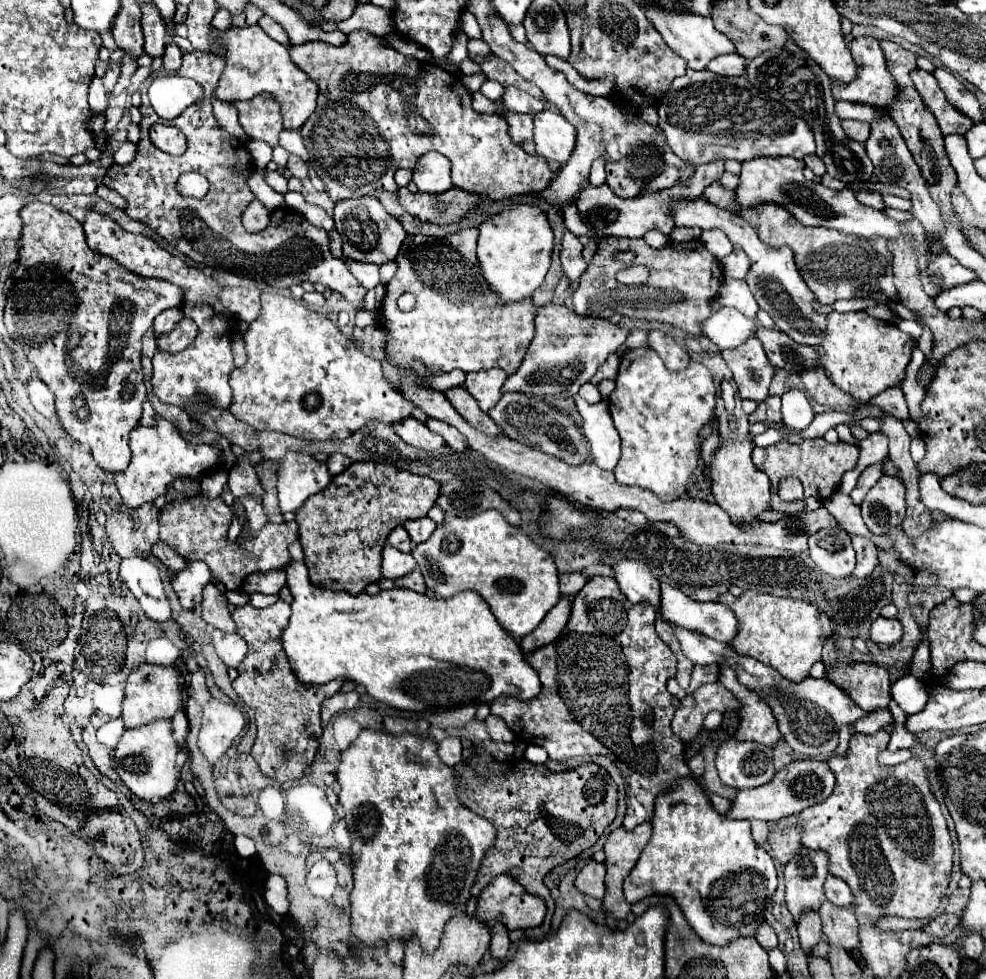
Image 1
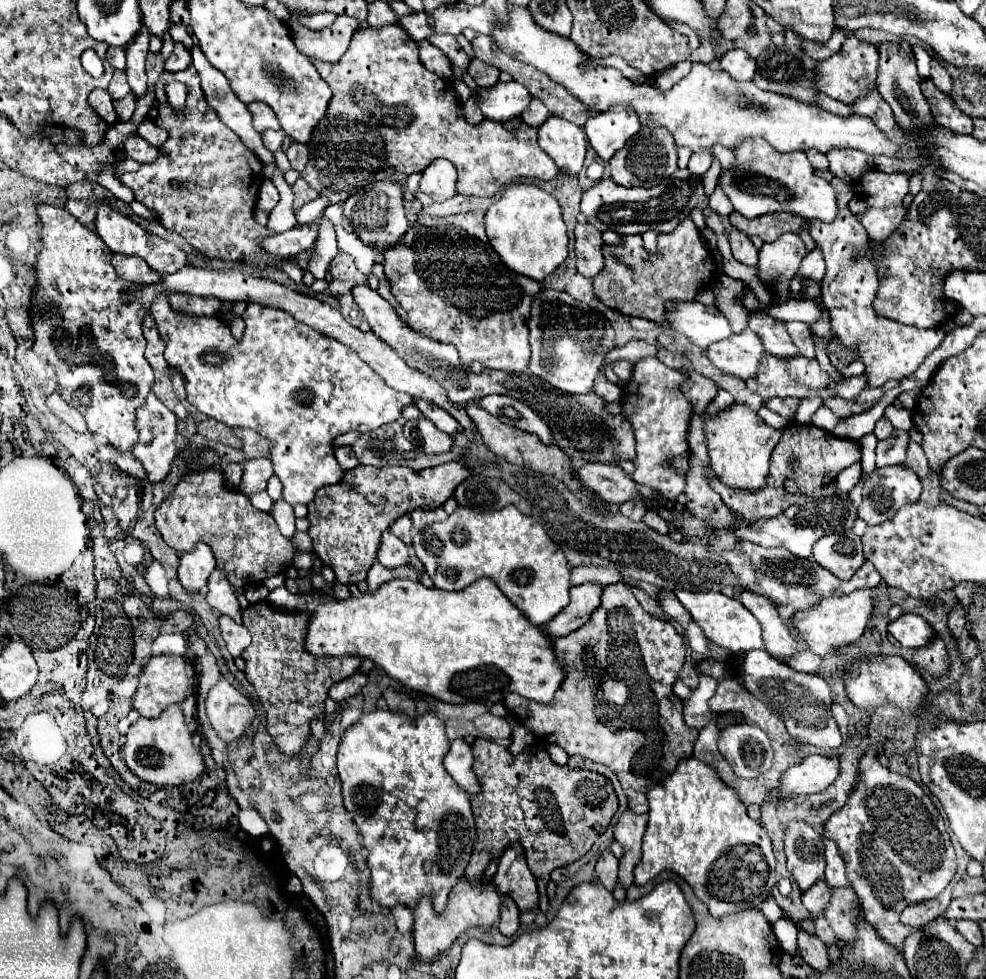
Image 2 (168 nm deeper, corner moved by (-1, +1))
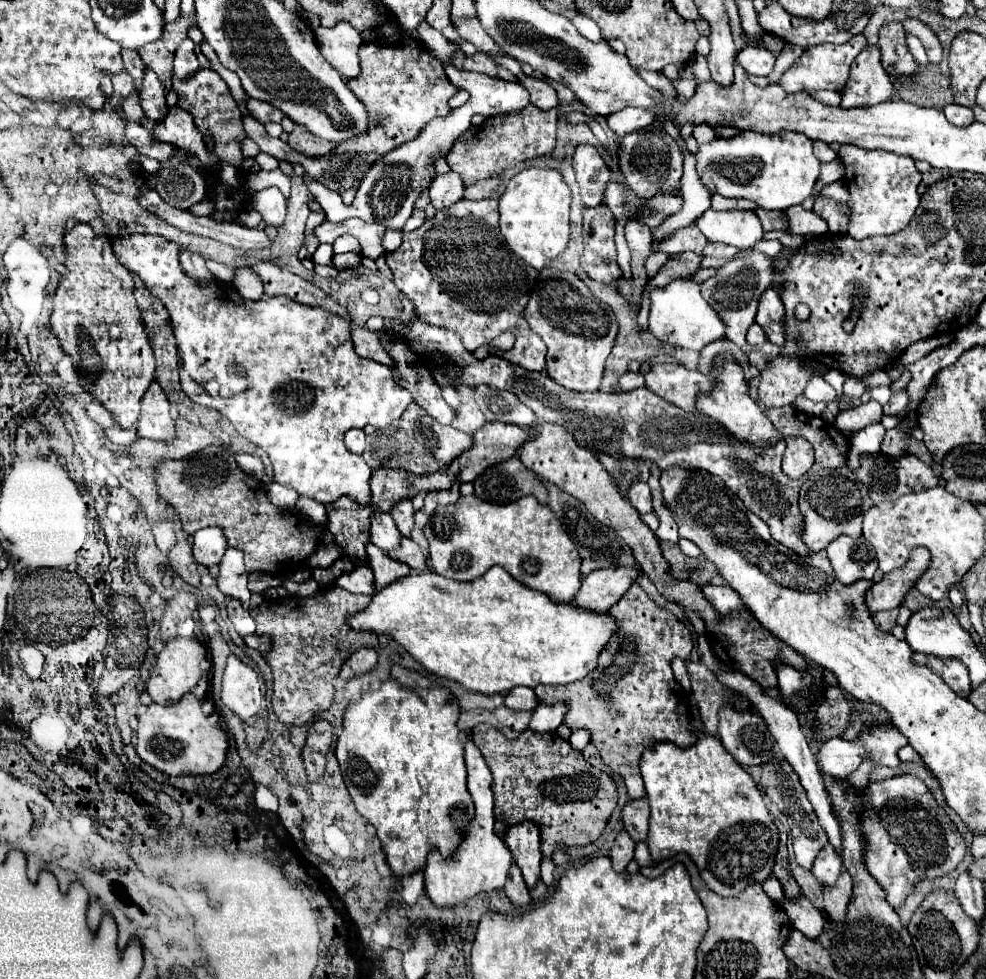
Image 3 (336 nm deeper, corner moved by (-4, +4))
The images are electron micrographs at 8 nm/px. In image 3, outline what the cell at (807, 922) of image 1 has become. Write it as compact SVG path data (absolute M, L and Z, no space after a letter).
M827 844L815 858L813 862L813 874L815 878L823 884L823 886L833 886L833 882L837 880L837 876L841 874L841 868L843 868L843 860L841 860L841 854L831 846Z

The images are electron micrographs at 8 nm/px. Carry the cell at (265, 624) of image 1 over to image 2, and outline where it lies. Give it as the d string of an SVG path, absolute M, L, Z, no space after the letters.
M260 601L244 609L242 625L252 633L252 643L242 653L246 663L244 673L266 711L266 731L282 755L296 757L312 737L310 723L324 717L328 689L334 683L354 675L362 661L360 657L346 657L342 661L334 661L332 657L310 657L302 649L302 639L306 635L306 613L284 611L268 601Z

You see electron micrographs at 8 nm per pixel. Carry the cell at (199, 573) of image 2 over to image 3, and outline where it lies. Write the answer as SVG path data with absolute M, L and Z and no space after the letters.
M207 526L193 534L193 556L203 566L219 564L227 550L227 538L221 526Z

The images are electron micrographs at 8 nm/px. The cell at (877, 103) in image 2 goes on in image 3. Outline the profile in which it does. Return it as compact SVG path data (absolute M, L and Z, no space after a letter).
M867 46L851 64L849 80L841 92L841 106L873 106L895 98L893 84L881 66L877 46Z

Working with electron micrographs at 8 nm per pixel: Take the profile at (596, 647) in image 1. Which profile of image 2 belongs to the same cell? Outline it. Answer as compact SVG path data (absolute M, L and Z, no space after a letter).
M612 583L604 587L602 603L592 617L574 633L554 639L552 651L556 661L564 667L564 681L554 693L550 705L538 705L524 697L504 697L504 707L520 725L530 729L536 739L556 743L568 753L568 757L580 755L610 767L622 783L628 797L628 809L636 815L648 813L646 793L660 785L682 759L692 755L692 745L698 737L698 731L686 725L682 701L678 697L674 705L672 687L686 655L682 635L678 635L670 623L650 617L632 595L630 585Z

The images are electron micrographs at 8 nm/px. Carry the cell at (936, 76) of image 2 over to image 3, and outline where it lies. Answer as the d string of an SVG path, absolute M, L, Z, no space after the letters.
M907 18L907 20L903 20L903 28L905 28L907 34L913 34L913 36L917 36L921 40L921 44L927 50L927 56L929 56L931 64L941 62L943 50L941 50L939 38L935 36L935 32L925 22L921 22L919 18Z

